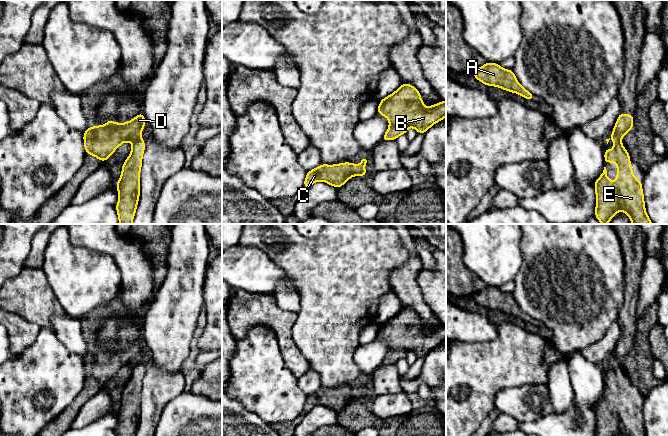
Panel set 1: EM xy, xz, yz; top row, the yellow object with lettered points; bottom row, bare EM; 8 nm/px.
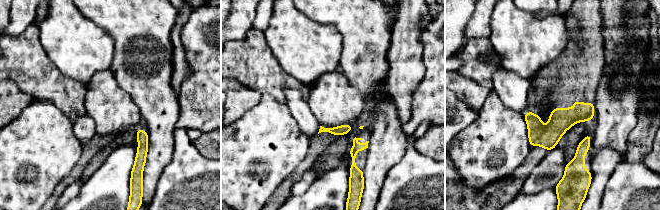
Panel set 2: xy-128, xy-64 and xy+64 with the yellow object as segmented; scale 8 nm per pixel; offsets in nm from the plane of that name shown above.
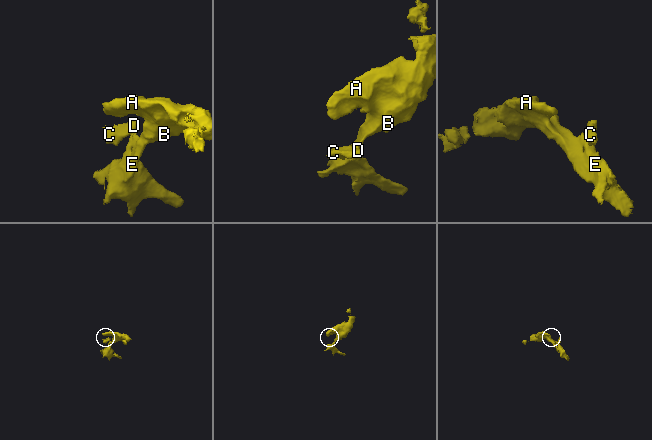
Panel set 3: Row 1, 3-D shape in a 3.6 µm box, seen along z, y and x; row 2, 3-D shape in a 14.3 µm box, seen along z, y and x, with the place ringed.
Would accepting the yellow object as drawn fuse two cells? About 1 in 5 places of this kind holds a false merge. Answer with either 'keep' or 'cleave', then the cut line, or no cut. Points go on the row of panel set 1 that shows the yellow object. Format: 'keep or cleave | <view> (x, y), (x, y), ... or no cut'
cleave | xz (360, 166), (358, 174)

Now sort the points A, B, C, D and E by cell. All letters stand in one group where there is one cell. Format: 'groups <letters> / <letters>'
groups A B E / C D

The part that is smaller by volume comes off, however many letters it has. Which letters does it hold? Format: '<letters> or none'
C, D

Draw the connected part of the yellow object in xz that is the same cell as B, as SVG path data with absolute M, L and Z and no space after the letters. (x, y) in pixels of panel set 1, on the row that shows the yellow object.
M402 84L393 94L380 101L377 112L389 119L389 128L382 138L395 140L399 135L406 134L409 127L414 127L418 133L425 133L432 125L446 117L446 102L441 101L436 105L426 108L419 91L410 84Z

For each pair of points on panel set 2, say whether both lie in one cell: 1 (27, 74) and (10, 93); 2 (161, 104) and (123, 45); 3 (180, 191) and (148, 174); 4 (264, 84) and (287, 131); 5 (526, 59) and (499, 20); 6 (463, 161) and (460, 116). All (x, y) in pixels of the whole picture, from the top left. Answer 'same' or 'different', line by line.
1: different
2: same
3: different
4: different
5: same
6: different

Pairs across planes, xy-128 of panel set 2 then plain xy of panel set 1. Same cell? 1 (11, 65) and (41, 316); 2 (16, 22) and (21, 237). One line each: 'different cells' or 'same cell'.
1: same cell
2: same cell

